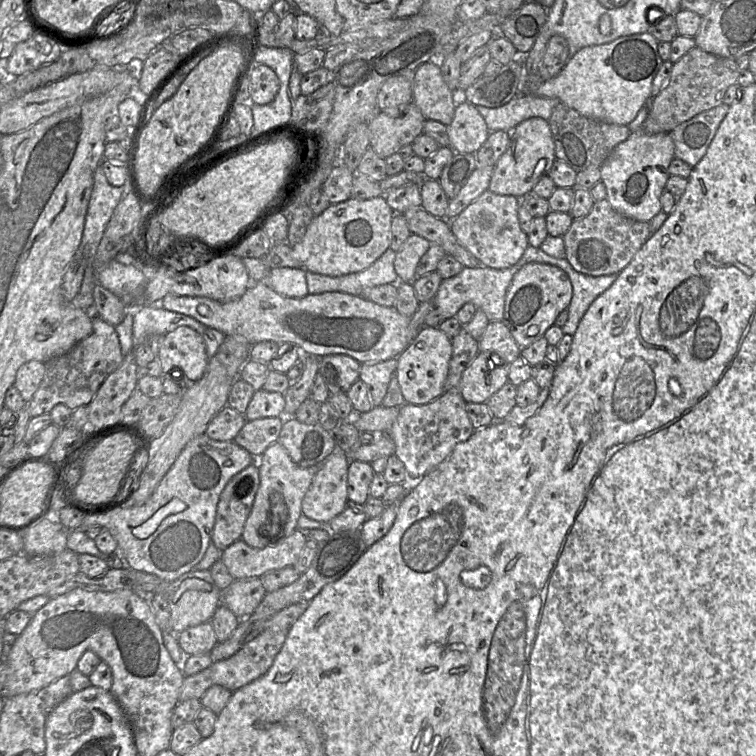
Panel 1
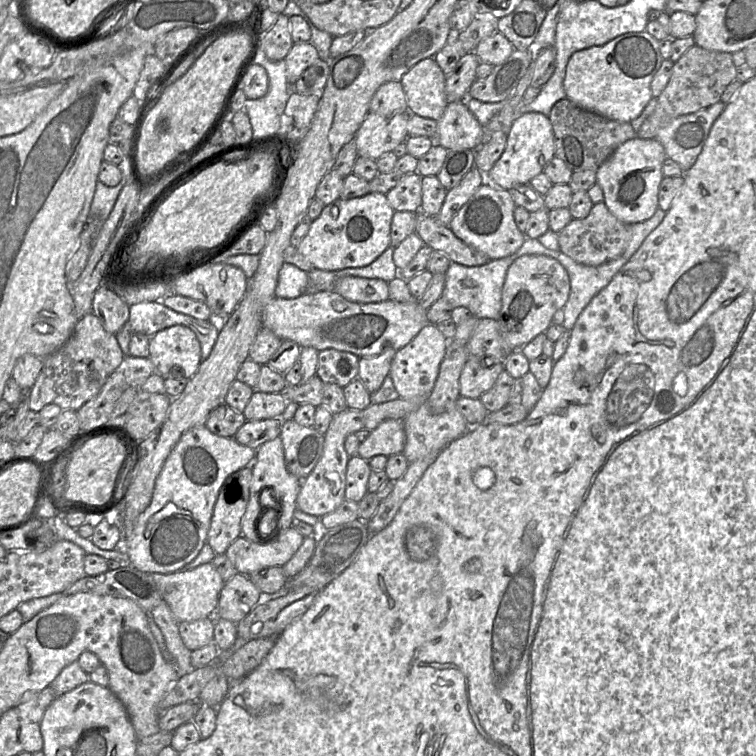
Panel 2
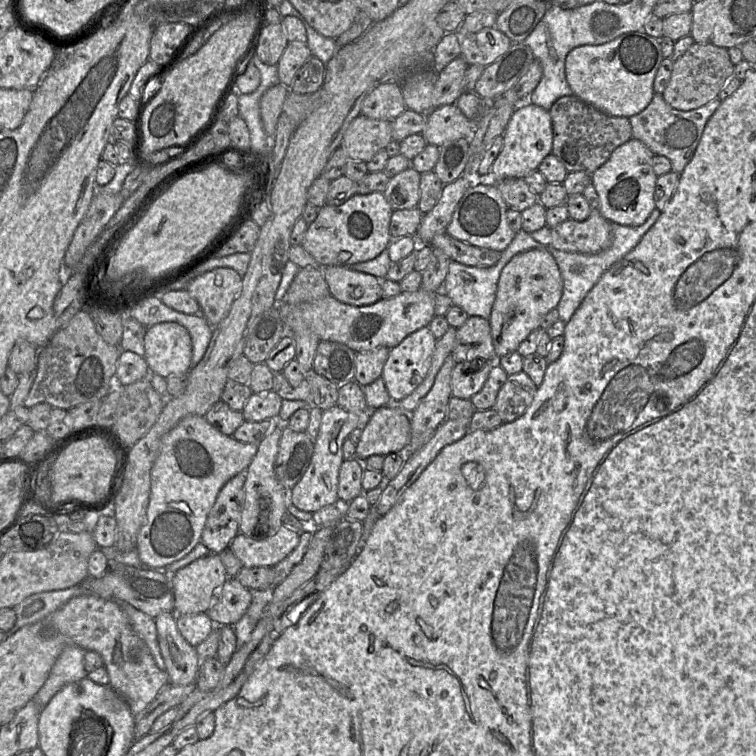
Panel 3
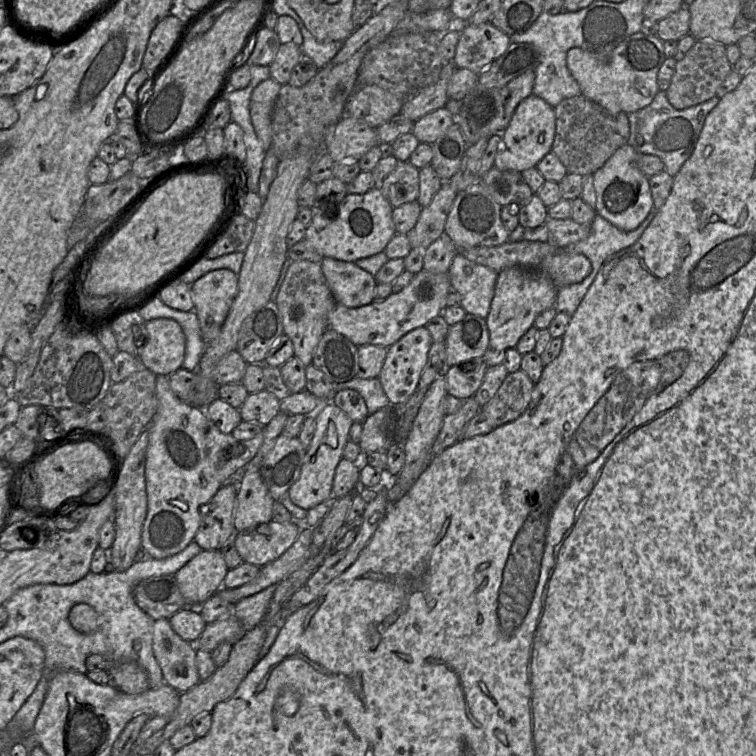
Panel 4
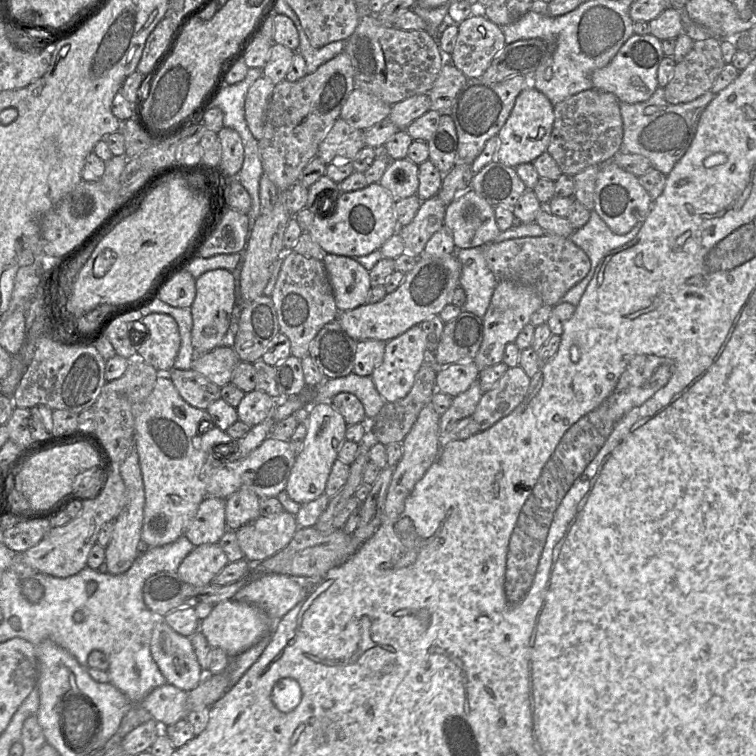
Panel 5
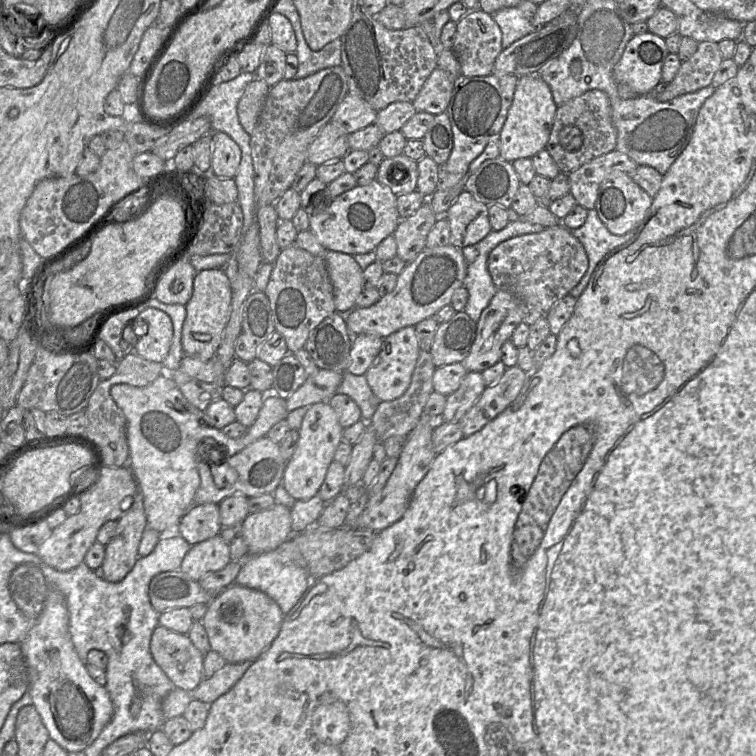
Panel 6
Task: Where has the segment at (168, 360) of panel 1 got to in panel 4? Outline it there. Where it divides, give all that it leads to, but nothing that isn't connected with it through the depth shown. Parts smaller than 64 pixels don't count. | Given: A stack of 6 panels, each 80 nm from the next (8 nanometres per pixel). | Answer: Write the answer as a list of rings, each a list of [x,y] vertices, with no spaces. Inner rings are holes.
[[[156,318],[146,321],[141,335],[136,335],[136,345],[143,367],[156,376],[168,377],[182,368],[186,337],[175,320]]]

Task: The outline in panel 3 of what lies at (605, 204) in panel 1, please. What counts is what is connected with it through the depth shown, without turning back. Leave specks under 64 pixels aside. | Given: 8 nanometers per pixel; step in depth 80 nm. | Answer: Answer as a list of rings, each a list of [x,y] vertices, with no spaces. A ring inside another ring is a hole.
[[[592,209],[584,221],[569,218],[551,228],[551,246],[564,252],[597,254],[613,242],[611,224],[598,209]]]

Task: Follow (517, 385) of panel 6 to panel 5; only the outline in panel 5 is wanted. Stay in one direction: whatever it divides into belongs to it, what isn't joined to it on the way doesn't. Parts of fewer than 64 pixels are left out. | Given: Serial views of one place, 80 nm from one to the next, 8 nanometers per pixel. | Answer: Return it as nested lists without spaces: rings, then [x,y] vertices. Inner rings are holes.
[[[519,365],[508,368],[491,389],[482,393],[471,415],[479,426],[479,432],[509,415],[523,401],[529,385],[530,378]]]

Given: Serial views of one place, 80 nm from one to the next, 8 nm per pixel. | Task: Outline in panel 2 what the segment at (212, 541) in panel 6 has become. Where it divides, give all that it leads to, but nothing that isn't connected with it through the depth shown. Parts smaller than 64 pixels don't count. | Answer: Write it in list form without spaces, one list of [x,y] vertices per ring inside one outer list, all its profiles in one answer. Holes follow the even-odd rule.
[[[212,562],[199,565],[189,571],[150,574],[161,593],[162,599],[170,607],[172,614],[179,623],[214,617],[218,607],[219,595],[225,582]]]

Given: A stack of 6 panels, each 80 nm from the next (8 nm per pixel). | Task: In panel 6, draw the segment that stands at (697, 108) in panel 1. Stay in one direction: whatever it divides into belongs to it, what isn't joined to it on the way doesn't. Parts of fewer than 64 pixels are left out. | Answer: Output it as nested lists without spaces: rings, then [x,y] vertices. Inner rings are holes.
[[[699,42],[696,52],[681,63],[674,79],[665,84],[661,92],[655,92],[654,98],[665,102],[711,85],[722,61],[718,43]]]

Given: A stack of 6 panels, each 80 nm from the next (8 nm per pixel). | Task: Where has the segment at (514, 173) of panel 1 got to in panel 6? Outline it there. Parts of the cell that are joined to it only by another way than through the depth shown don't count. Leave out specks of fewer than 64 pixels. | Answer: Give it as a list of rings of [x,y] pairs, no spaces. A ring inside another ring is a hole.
[[[538,74],[519,77],[512,105],[499,134],[499,157],[512,163],[519,158],[532,158],[543,150],[550,137],[557,107],[549,85]]]

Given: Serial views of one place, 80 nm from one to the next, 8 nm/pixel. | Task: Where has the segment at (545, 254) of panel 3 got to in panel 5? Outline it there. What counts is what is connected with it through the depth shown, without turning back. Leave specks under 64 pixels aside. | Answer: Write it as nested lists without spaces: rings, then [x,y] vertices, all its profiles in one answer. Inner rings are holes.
[[[508,280],[497,282],[488,309],[482,318],[483,339],[473,359],[479,371],[502,362],[506,345],[515,343],[521,330],[530,323],[532,314],[543,305],[543,300],[534,287]]]

